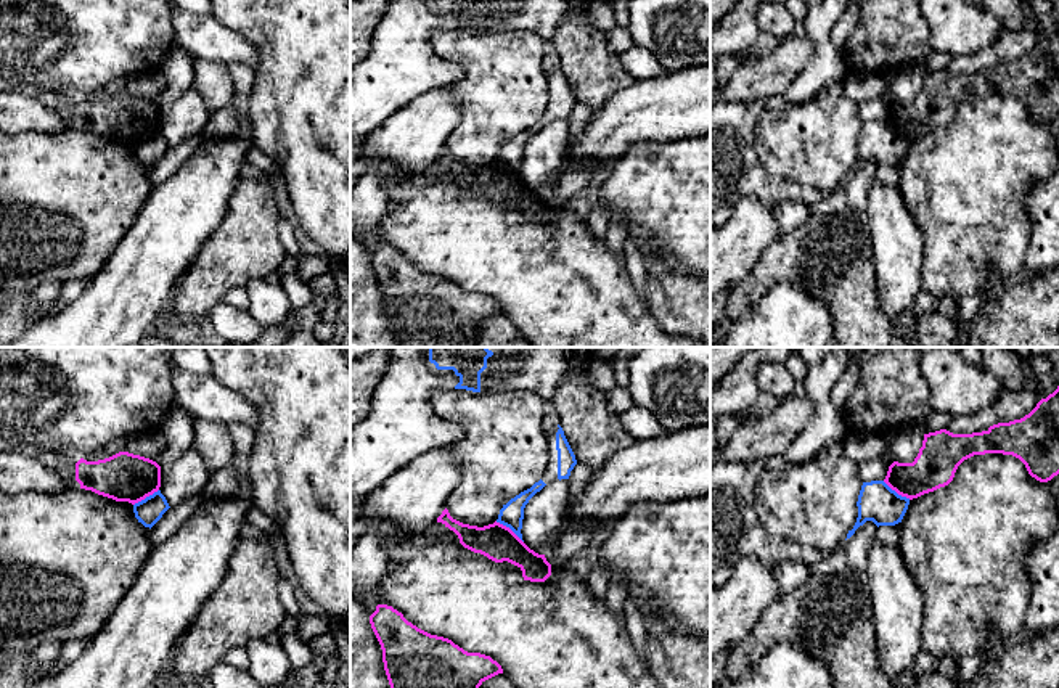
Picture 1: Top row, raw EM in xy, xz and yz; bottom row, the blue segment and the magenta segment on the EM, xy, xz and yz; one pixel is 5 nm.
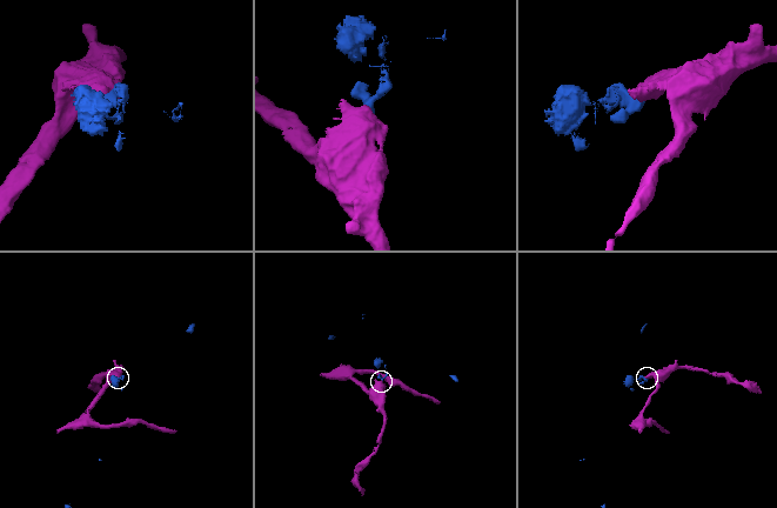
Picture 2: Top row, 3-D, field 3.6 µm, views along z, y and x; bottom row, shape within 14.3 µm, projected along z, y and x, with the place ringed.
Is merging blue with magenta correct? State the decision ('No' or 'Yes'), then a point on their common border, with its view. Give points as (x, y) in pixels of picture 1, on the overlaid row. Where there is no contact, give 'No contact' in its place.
No. Touches blue at xz (510, 528)

